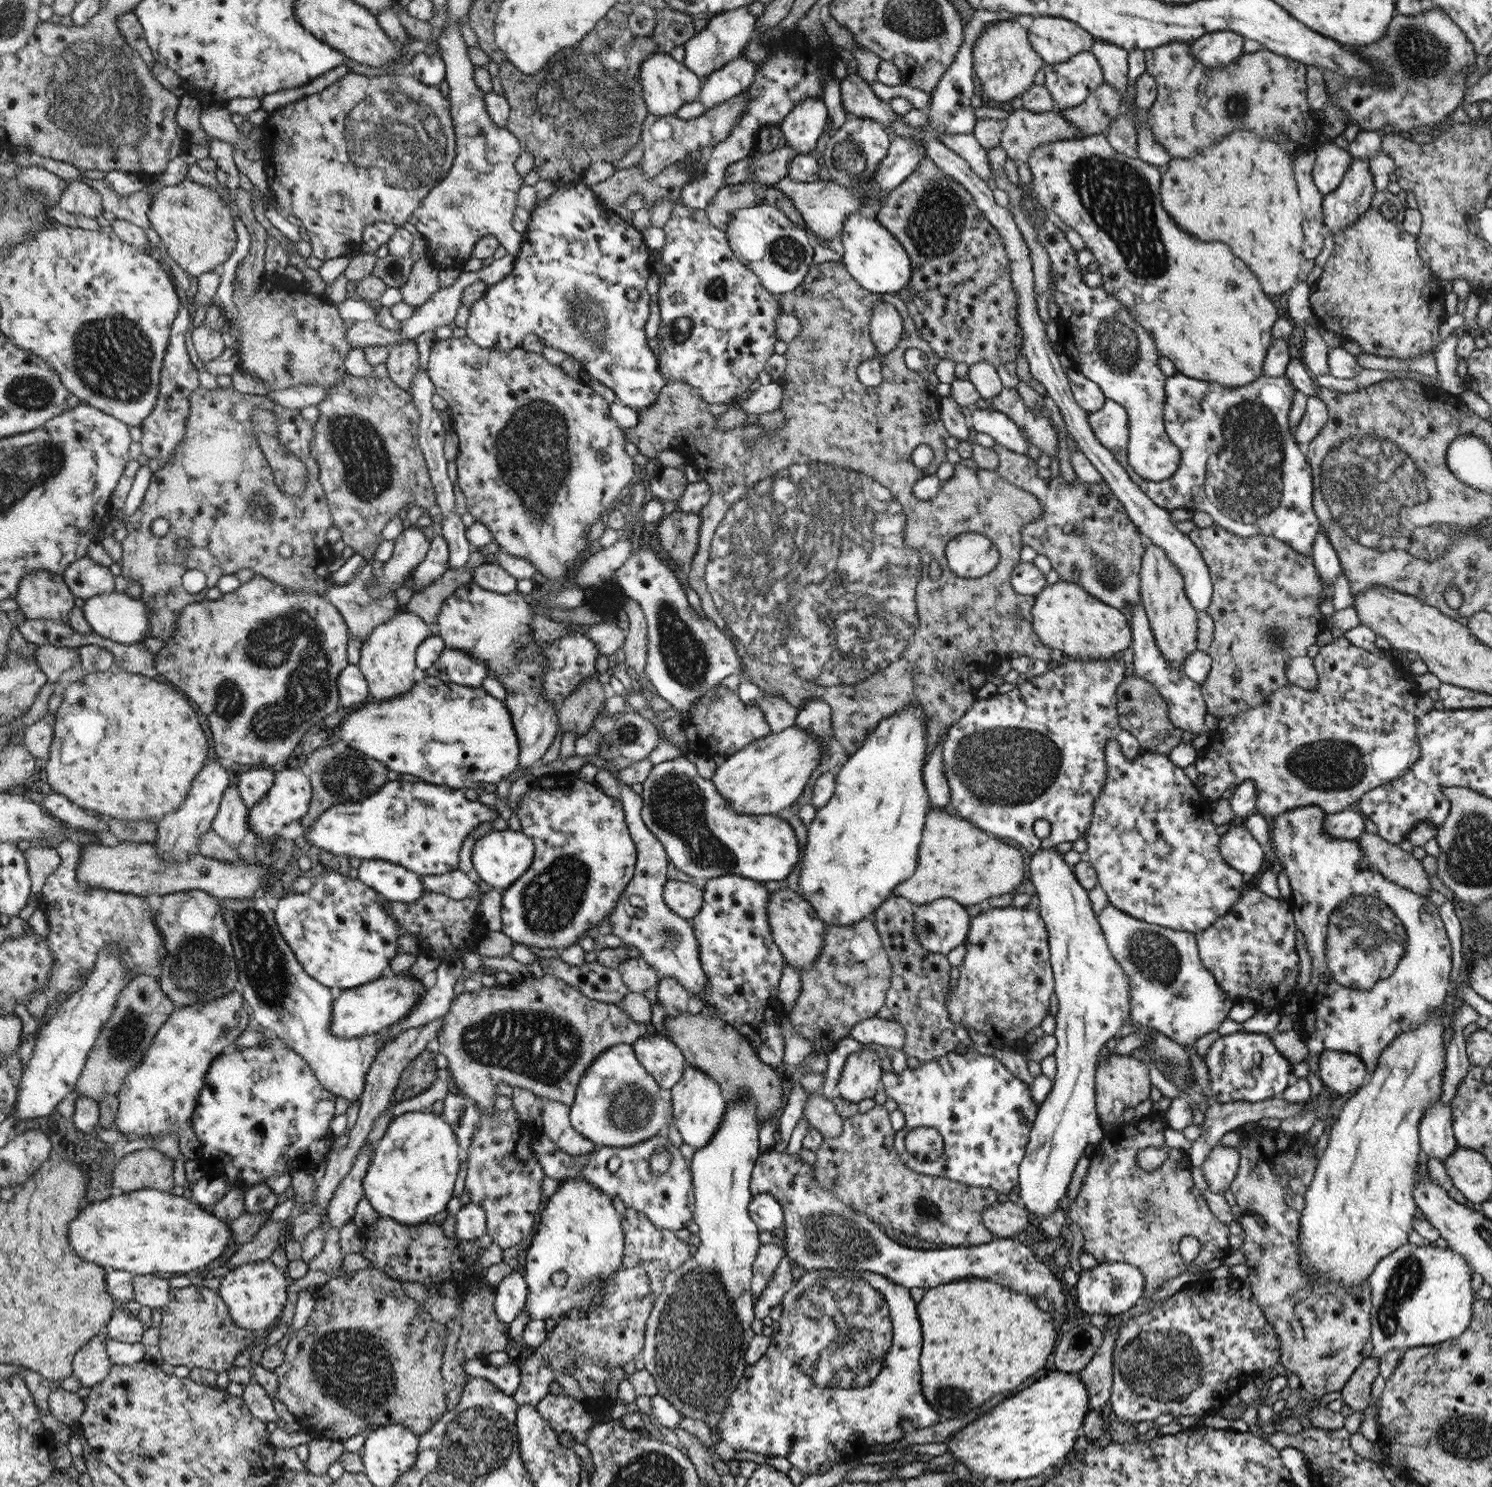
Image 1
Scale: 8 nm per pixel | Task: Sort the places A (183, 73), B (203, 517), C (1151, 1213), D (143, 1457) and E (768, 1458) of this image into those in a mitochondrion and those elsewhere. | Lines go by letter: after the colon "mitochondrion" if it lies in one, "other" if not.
A: other
B: other
C: mitochondrion
D: mitochondrion
E: other

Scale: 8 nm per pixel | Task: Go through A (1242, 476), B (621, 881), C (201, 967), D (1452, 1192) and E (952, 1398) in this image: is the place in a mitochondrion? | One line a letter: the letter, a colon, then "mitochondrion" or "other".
A: mitochondrion
B: other
C: mitochondrion
D: other
E: mitochondrion

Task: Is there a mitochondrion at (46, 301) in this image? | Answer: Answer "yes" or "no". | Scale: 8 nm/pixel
no

